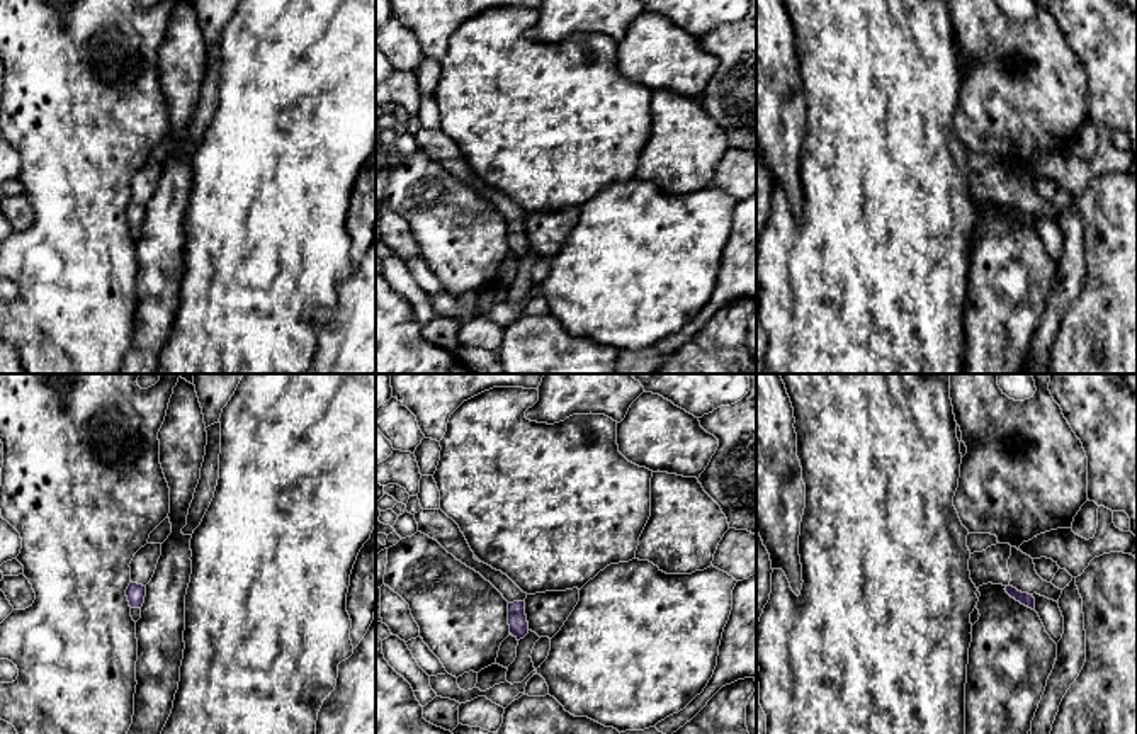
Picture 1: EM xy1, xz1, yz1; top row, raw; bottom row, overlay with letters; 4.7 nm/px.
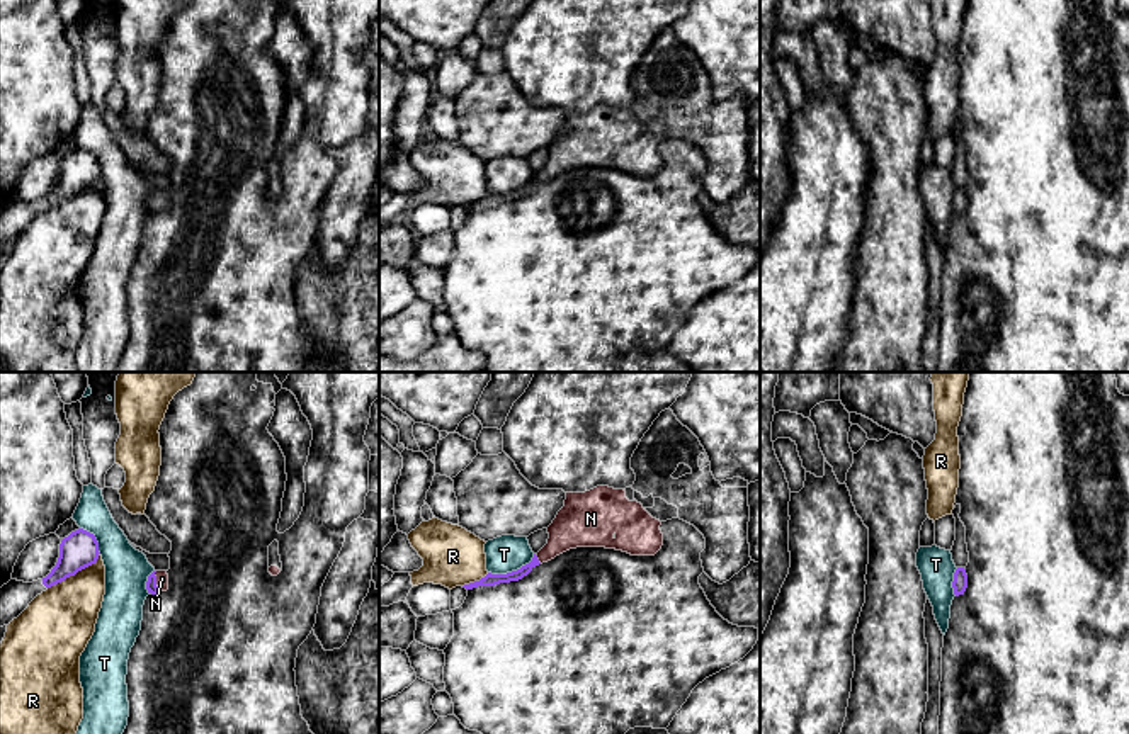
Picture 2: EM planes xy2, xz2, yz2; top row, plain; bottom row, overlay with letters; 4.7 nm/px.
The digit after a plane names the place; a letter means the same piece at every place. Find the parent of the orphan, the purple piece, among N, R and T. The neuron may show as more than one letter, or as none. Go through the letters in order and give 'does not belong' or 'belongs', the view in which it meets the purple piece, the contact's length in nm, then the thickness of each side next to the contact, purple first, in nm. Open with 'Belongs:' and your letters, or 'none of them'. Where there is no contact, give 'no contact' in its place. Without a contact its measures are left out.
Belongs: N
N: belongs; contact in xy2; length 110 nm; calibres 50 and 60 nm
R: does not belong; contact in xy2; length 300 nm; calibres 180 and 320 nm
T: does not belong; contact in xz2; length 240 nm; calibres 60 and 180 nm

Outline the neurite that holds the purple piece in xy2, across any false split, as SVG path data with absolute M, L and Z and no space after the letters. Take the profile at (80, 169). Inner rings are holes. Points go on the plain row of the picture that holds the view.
M83 148L71 151L61 160L58 182L46 197L32 202L10 199L0 207L0 246L17 238L48 207L95 184L99 173L99 161L94 153Z

